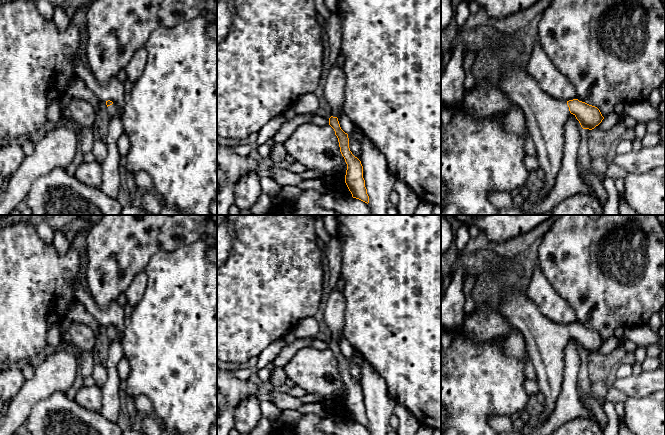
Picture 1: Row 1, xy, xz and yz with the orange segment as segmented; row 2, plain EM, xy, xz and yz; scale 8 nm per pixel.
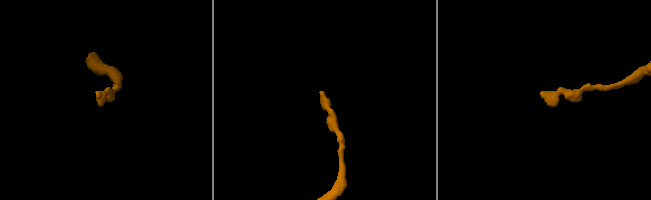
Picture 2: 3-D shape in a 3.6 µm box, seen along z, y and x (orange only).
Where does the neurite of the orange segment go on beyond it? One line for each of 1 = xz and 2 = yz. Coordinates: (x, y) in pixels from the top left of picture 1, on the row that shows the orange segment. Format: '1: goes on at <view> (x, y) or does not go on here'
1: goes on at xz (334, 90)
2: goes on at yz (545, 116)

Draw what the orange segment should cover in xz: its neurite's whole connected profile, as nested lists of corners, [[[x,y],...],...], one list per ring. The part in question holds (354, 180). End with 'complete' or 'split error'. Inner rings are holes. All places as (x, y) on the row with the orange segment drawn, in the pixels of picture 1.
[[[333,65],[327,75],[323,95],[331,111],[329,125],[334,129],[338,138],[340,152],[347,164],[345,183],[353,198],[369,203],[369,196],[363,178],[363,166],[361,161],[355,157],[349,148],[348,134],[345,133],[339,124],[338,116],[343,112],[345,102],[346,75],[342,66]]] | split error

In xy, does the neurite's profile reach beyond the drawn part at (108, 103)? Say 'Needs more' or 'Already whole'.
Needs more

